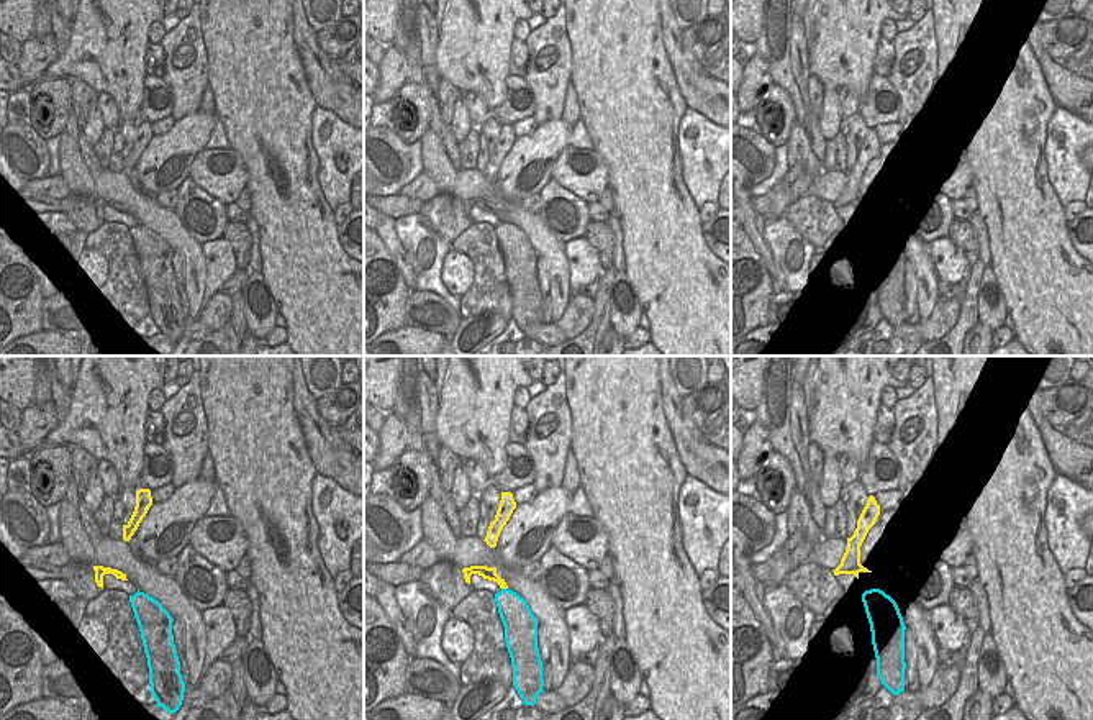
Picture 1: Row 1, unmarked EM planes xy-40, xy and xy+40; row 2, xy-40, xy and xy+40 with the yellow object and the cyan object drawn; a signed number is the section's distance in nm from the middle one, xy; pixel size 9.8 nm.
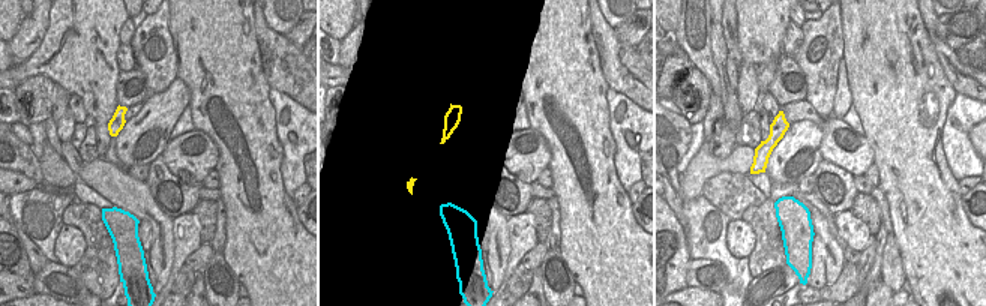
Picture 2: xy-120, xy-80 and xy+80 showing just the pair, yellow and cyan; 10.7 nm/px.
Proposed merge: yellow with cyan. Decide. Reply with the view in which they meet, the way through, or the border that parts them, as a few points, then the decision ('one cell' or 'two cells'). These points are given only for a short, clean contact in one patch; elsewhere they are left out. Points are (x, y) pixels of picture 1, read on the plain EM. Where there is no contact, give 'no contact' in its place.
contact in xy; border xy (502, 220), (507, 222); two cells

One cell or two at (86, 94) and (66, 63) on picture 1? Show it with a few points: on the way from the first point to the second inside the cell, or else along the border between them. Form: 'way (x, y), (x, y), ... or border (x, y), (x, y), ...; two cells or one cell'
border (71, 82), (82, 81), (97, 94); two cells

